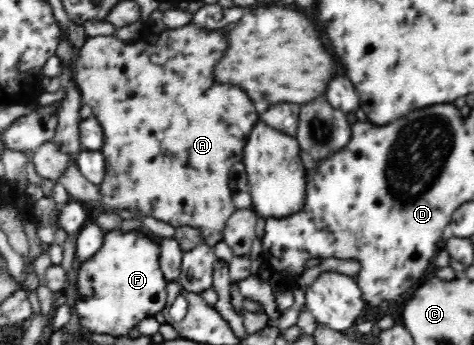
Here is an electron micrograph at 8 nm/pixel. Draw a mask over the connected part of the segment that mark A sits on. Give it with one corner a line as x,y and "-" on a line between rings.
195,23
177,29
165,28
154,35
157,41
157,50
155,50
155,44
149,44
149,42
127,43
113,35
100,35
86,39
84,46
77,51
74,61
75,86
79,89
82,102
91,106
92,116
99,121
104,133
104,141
100,148
105,157
104,180
97,185
101,198
95,206
88,209
92,219
99,213
128,210
134,214
140,214
140,216
152,216
155,220
167,222
176,229
179,226
196,228
201,231
207,245
213,246
223,240
227,220
238,209
234,205
234,198
229,187
229,172
236,162
242,160
241,150
245,148
245,138
249,138
249,130
253,130
253,126
259,122
259,118
257,118
259,112
253,110
253,102
249,102
249,96
245,94
245,90
237,90
237,86
221,86
221,83
214,79
215,66
213,66
213,62
217,62
217,58
221,58
221,50
225,50
225,42
221,42
221,34
225,34
225,30
229,30
229,26
213,30
201,28

